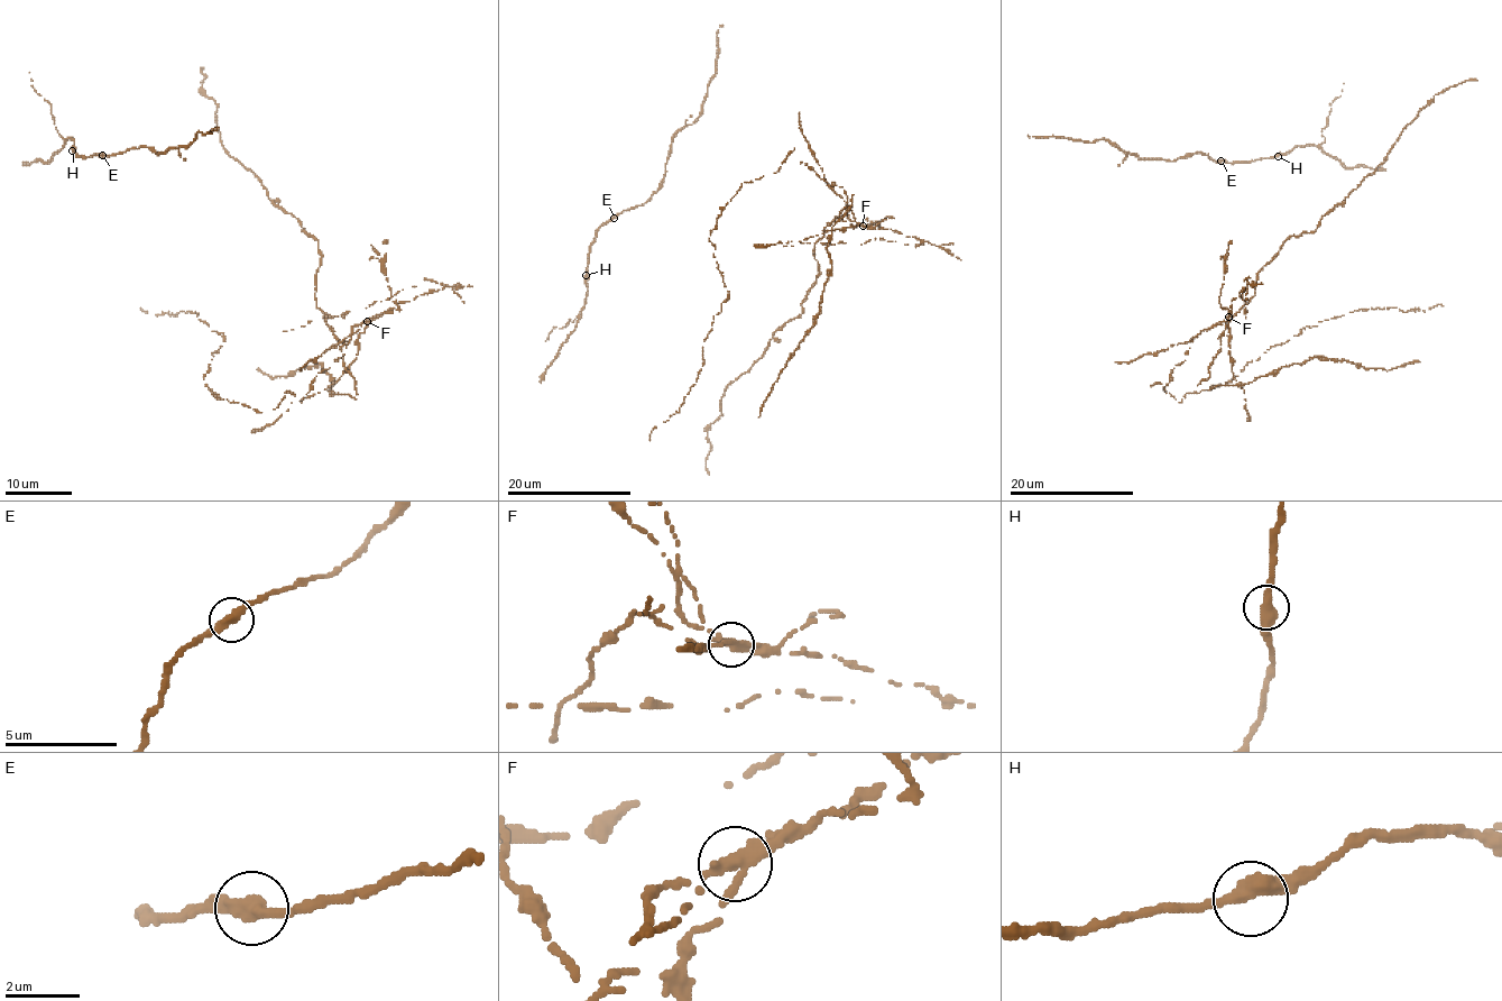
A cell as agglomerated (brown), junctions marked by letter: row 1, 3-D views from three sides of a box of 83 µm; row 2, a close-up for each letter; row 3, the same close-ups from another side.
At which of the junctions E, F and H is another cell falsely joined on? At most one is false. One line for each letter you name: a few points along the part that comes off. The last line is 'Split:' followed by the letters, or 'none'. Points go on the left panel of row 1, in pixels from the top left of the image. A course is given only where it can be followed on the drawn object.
Split: F

